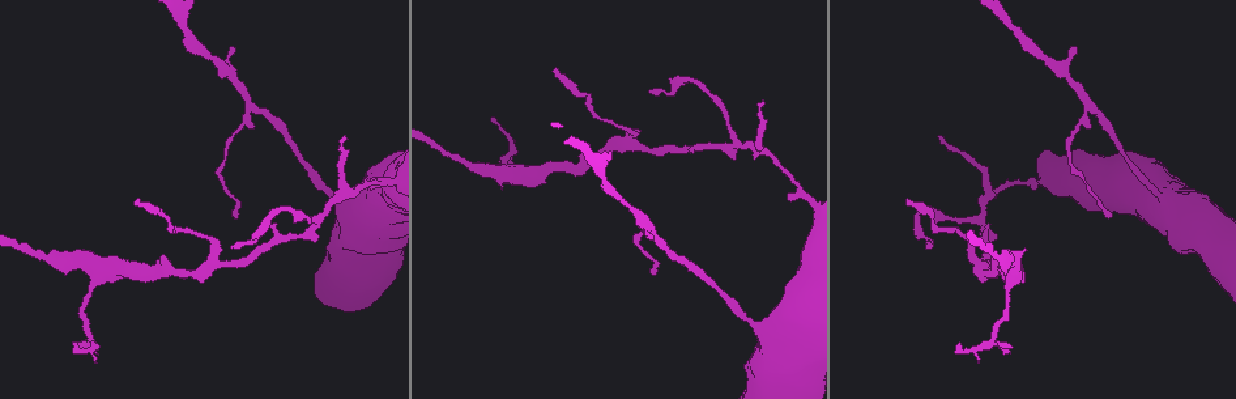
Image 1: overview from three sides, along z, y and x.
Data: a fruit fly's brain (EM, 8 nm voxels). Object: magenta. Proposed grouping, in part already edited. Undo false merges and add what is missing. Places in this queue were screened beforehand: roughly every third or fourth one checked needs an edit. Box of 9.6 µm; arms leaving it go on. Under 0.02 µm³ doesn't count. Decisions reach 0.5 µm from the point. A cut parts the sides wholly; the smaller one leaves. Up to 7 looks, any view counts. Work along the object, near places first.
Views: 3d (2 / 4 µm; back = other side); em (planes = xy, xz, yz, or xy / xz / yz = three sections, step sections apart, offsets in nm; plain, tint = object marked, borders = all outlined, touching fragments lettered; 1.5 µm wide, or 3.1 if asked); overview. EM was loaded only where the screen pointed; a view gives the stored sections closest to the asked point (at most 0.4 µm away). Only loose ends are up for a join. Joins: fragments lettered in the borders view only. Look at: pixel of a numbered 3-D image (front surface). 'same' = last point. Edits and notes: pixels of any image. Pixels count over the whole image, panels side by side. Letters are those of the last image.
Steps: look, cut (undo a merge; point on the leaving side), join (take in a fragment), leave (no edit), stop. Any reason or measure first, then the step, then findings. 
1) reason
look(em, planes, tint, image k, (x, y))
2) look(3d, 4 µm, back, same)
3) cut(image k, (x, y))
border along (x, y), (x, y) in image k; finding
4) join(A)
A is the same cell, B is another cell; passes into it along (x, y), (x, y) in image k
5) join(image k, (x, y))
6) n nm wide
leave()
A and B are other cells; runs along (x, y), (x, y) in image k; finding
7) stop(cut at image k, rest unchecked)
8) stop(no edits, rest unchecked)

three arms meet
look(em, yz, step 8, tint, image 1, (255, 104))

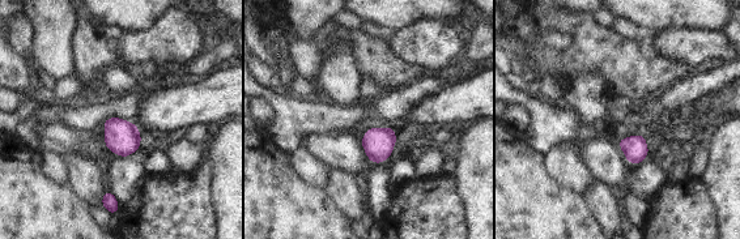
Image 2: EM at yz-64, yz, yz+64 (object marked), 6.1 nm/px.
another direction
look(em, planes, borders, same)

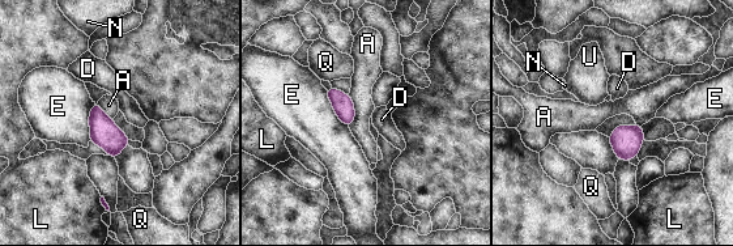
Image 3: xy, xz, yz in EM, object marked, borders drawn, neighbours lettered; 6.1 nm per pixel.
leave()
A, D, E, L, N, Q and U are other cells; border along (348, 94), (354, 113), (349, 127) in image 3; all the same neuron

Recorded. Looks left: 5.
three-way junction
look(em, planes, borders, image 1, (323, 220))

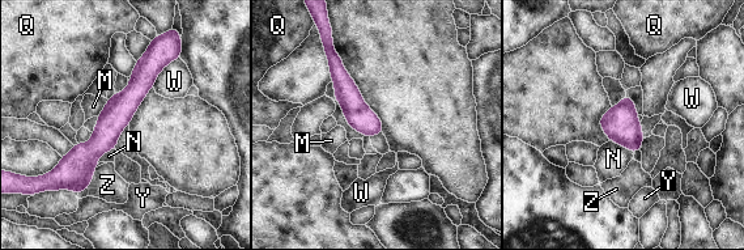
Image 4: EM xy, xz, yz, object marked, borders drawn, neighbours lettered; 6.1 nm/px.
leave()
M, N, Q, W, Y and Z are other cells; runs along (153, 51), (80, 162), (80, 187) in image 4; continuous, no second neuron

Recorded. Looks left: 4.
thin neck
look(3d, 2 µm, back, image 1, (1008, 306))

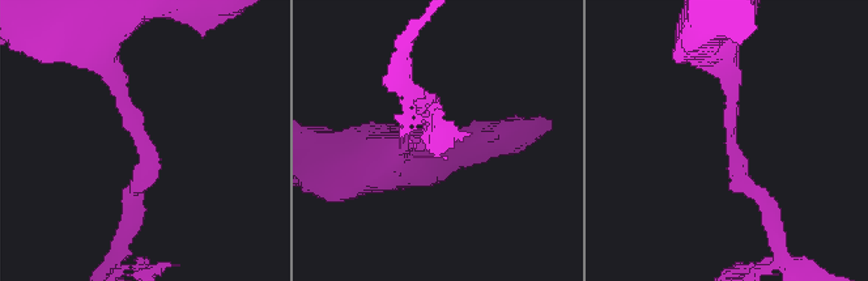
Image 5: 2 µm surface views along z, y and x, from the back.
look(em, planes, borders, image 5, (734, 138))

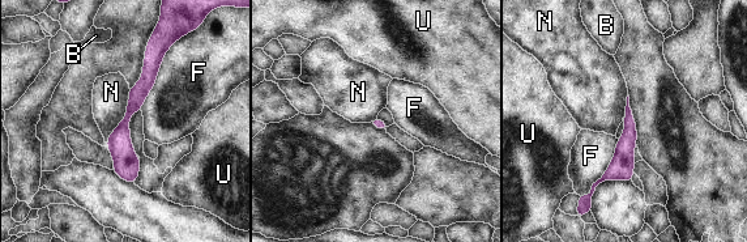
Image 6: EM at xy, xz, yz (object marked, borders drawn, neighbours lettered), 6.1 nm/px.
leave()
B, F, N and U are other cells; border along (129, 89), (126, 115), (106, 141) in image 6; all the same neuron

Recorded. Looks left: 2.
stop(no edits, rest unchecked)

